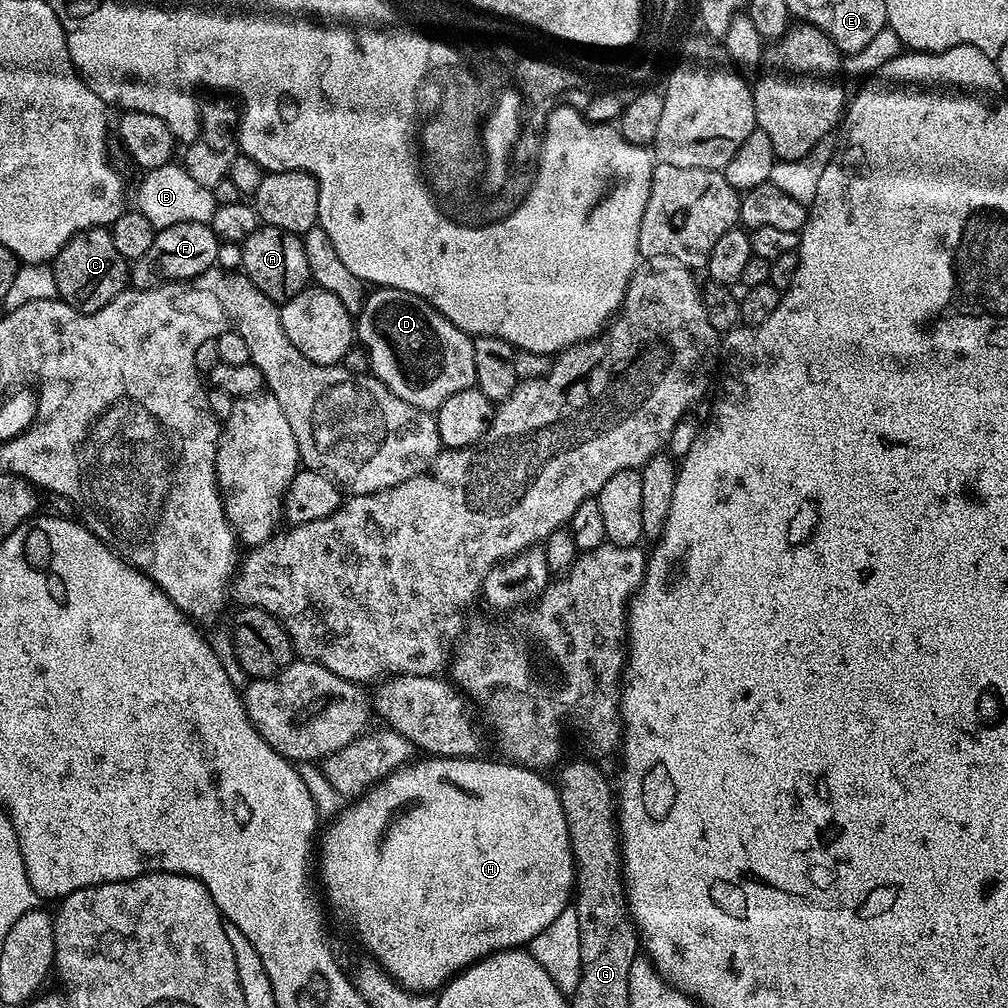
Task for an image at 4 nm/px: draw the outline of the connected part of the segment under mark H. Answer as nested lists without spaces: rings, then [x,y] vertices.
[[[433,756],[409,762],[397,772],[392,772],[381,784],[353,799],[323,829],[318,840],[318,860],[324,863],[324,873],[319,873],[318,880],[324,883],[322,896],[327,907],[332,908],[348,924],[356,927],[356,932],[364,936],[367,951],[388,969],[388,973],[409,992],[432,994],[444,987],[460,971],[477,964],[482,958],[493,956],[495,952],[504,952],[508,948],[524,948],[531,945],[532,939],[562,910],[566,910],[574,900],[576,886],[576,858],[572,853],[570,830],[566,814],[562,810],[560,794],[555,783],[547,784],[539,771],[511,762],[499,764],[496,760],[480,760],[470,756]]]

